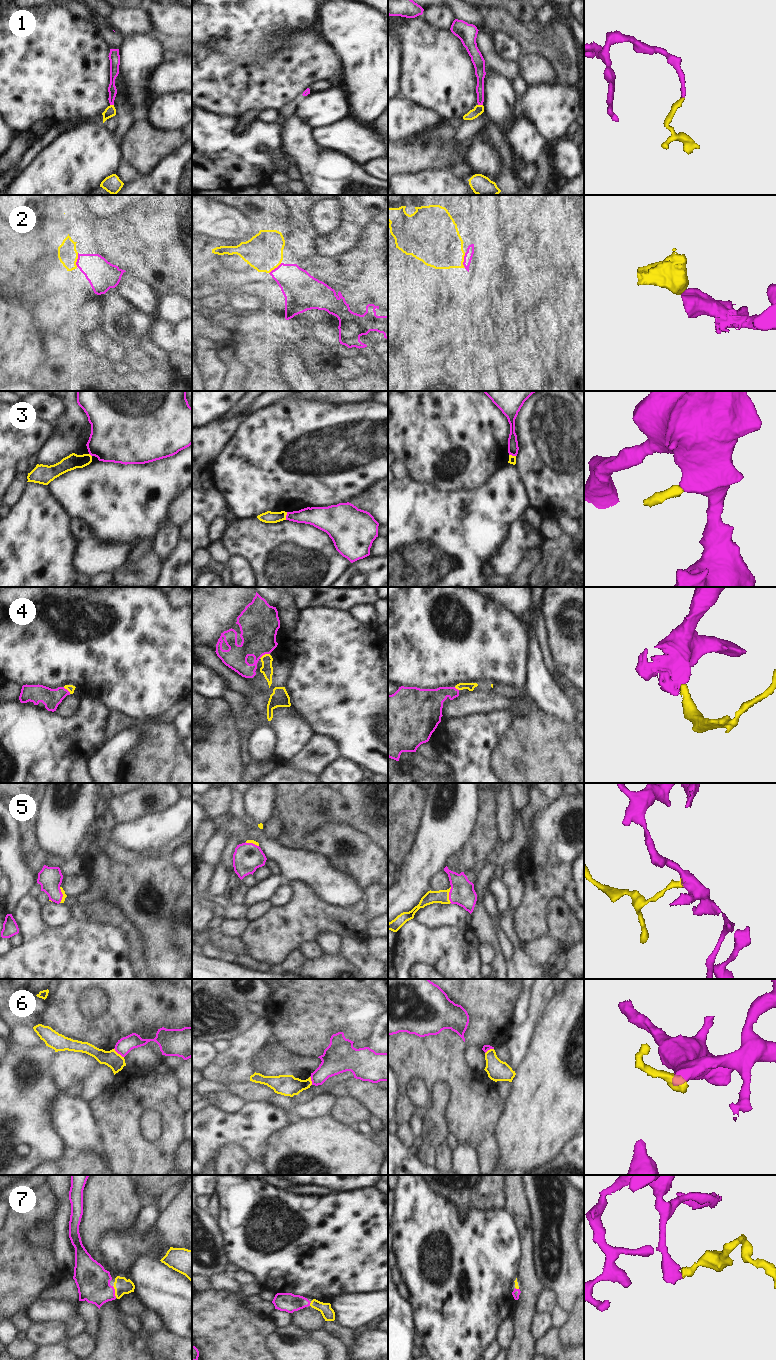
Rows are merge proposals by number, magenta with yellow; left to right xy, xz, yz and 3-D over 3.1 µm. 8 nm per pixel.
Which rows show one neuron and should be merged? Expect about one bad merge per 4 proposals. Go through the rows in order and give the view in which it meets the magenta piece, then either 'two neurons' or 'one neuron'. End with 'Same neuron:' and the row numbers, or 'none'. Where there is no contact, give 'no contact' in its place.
1: yz | one neuron
2: yz | one neuron
3: xz | two neurons
4: xz | one neuron
5: yz | one neuron
6: xy | two neurons
7: xy | one neuron
Same neuron: 1, 2, 4, 5, 7

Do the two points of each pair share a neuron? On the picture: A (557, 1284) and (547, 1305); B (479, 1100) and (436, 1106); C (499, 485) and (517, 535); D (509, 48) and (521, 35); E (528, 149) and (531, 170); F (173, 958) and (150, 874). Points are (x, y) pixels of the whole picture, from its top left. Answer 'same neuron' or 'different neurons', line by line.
A: different neurons
B: different neurons
C: different neurons
D: different neurons
E: different neurons
F: same neuron

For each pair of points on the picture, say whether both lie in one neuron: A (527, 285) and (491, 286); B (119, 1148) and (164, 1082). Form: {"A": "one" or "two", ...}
{"A": "two", "B": "one"}

